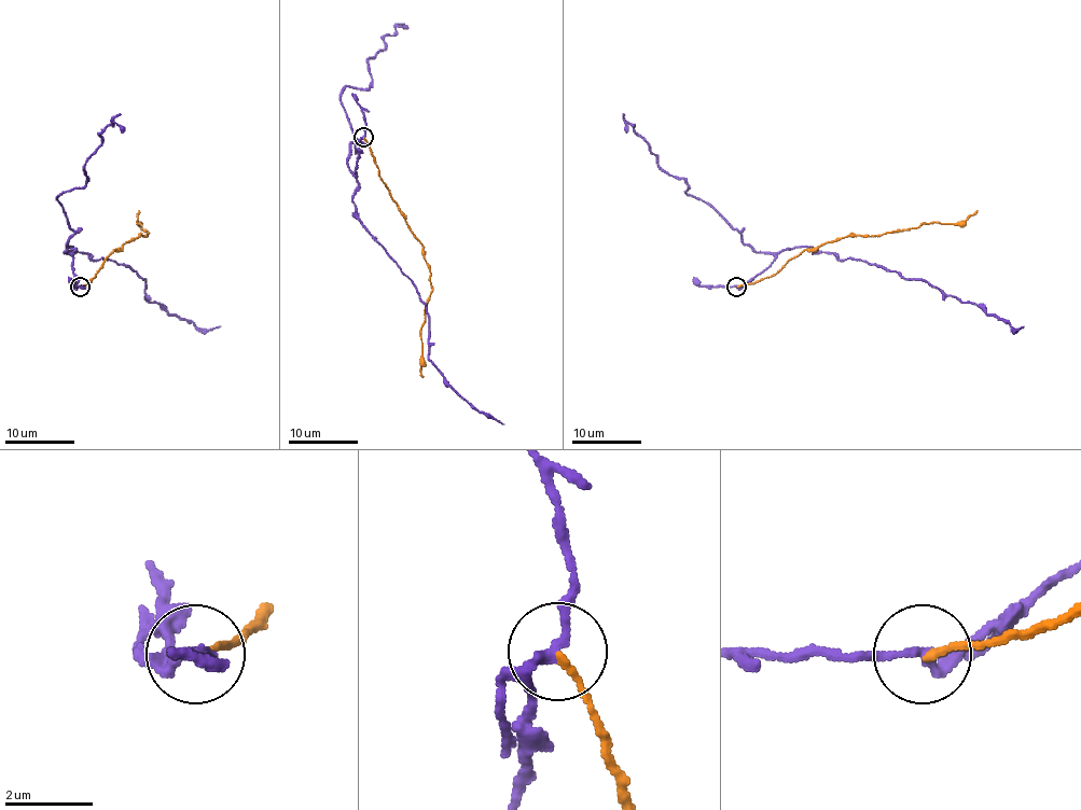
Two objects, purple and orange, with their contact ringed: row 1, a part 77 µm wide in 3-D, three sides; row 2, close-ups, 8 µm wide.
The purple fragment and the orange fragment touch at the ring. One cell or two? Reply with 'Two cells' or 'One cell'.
Two cells

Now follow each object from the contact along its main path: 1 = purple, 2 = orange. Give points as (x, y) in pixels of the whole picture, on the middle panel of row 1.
1: (363, 138), (356, 164), (358, 191), (352, 196), (355, 212), (426, 305), (432, 364), (470, 404), (503, 424)
2: (363, 138), (410, 231), (424, 248), (424, 259), (430, 273), (432, 291), (420, 331), (421, 378)

